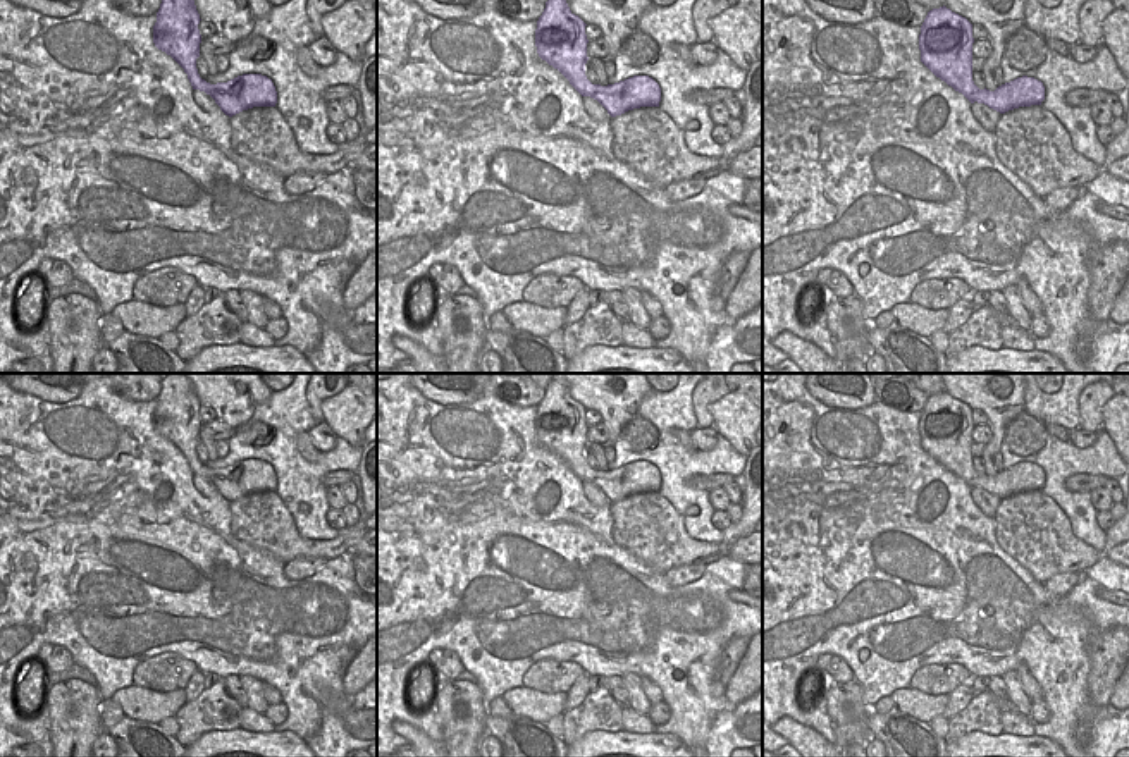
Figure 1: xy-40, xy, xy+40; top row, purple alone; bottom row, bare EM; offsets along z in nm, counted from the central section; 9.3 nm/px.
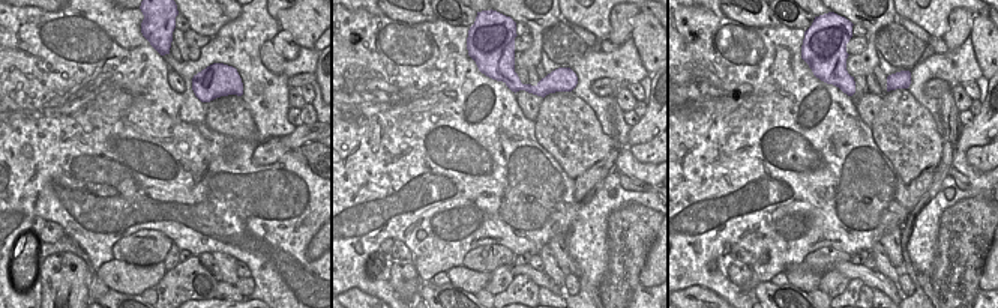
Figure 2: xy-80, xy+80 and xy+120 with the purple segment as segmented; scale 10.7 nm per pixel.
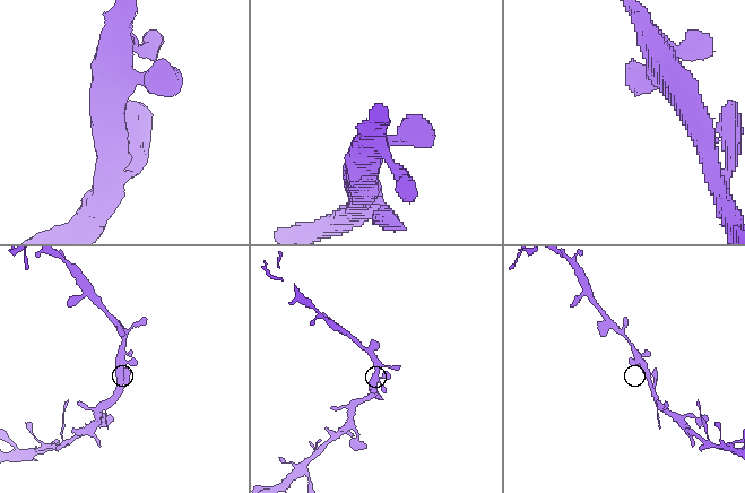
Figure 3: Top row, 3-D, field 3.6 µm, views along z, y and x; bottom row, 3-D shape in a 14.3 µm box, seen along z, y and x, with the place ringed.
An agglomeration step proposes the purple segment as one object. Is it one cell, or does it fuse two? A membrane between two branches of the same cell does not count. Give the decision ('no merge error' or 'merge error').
no merge error

